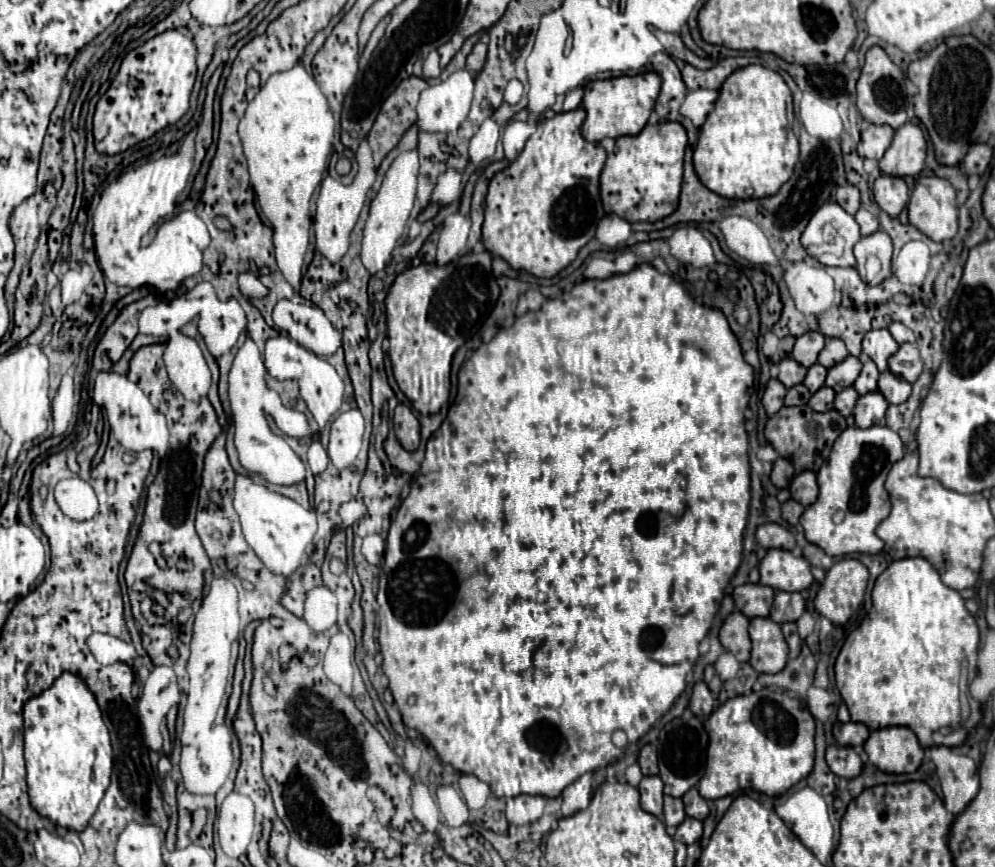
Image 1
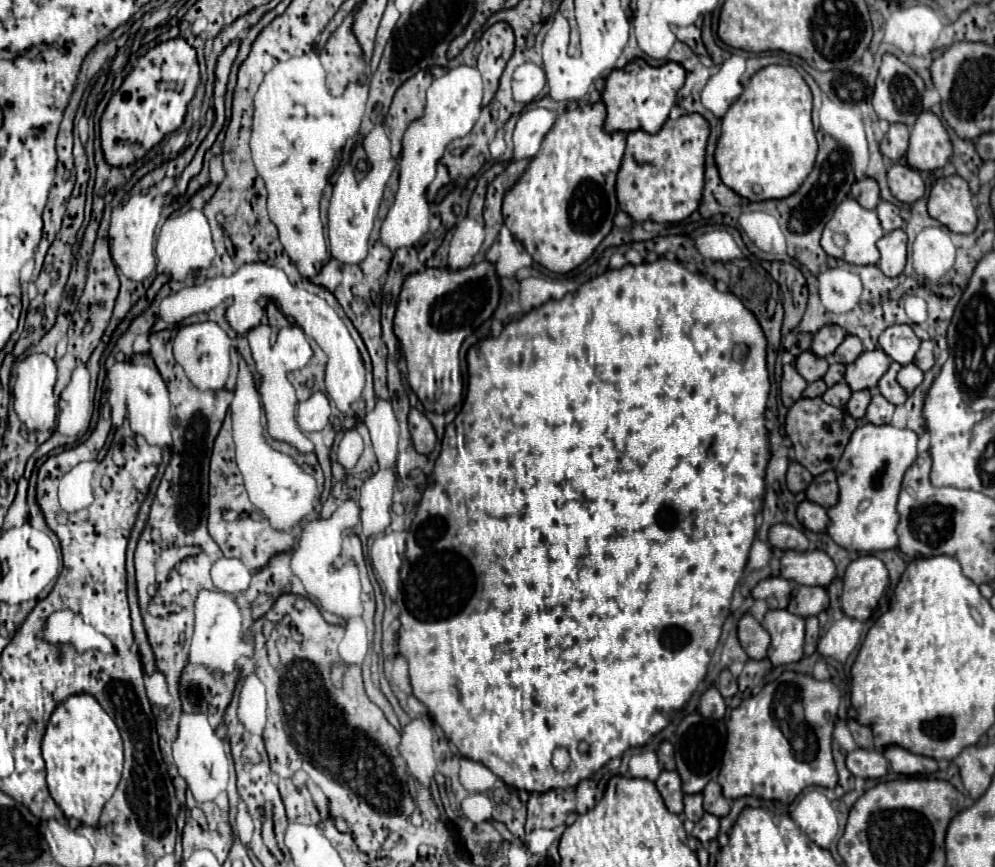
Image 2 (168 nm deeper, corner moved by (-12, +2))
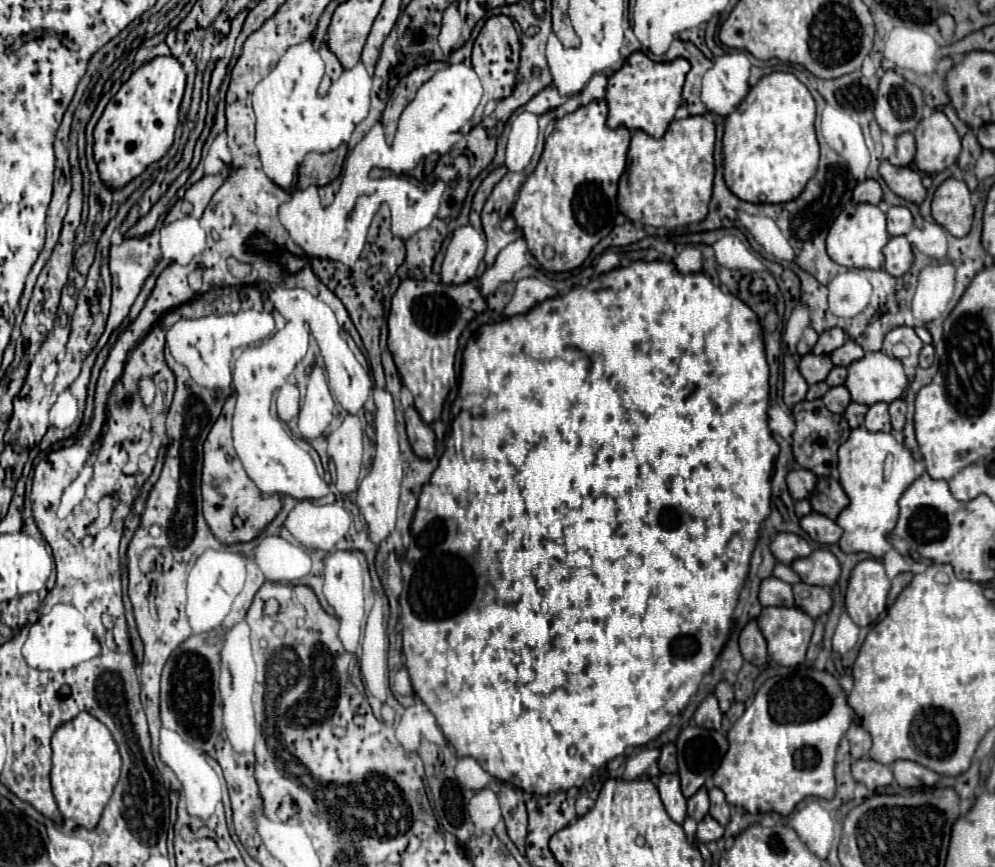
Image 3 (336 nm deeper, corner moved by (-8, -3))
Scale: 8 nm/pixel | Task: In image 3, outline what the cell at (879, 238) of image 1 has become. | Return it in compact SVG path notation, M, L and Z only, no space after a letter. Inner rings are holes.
M894 236L888 240L888 244L884 246L884 270L892 276L902 276L910 270L912 266L912 248L910 242L904 236Z

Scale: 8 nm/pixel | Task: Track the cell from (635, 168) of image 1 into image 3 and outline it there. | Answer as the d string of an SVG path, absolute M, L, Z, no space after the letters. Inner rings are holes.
M710 116L674 120L660 140L642 130L634 130L628 168L620 178L618 210L632 222L666 230L704 220L712 196L714 138L716 126Z

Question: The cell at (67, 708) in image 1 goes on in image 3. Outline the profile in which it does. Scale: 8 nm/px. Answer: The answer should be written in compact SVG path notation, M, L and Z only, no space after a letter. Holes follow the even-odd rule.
M80 712L70 722L64 722L52 736L52 772L50 772L54 800L56 800L62 816L74 820L82 828L88 828L88 830L96 828L100 814L102 814L106 802L110 800L112 790L120 778L120 764L122 762L120 762L118 746L112 738L110 730L100 720L96 720L90 712Z

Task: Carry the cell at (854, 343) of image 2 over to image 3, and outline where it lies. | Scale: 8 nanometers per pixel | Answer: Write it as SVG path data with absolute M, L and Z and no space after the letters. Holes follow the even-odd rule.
M846 340L844 346L836 348L836 352L830 354L832 364L834 366L850 366L854 360L860 360L864 356L864 350L854 342L854 340Z

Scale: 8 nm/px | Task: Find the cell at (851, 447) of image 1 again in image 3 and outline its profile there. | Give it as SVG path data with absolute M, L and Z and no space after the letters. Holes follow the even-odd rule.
M860 426L850 432L848 440L838 450L838 472L840 486L850 498L848 508L844 508L836 518L836 524L844 530L838 546L846 554L864 552L874 558L882 558L892 548L888 534L894 530L898 520L898 500L916 478L912 452L892 434L868 432Z

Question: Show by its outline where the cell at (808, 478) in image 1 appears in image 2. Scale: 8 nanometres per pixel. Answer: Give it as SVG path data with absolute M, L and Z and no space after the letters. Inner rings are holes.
M826 471L824 475L814 477L812 485L806 491L808 501L814 501L822 507L834 507L838 503L838 483L836 483L836 473Z

